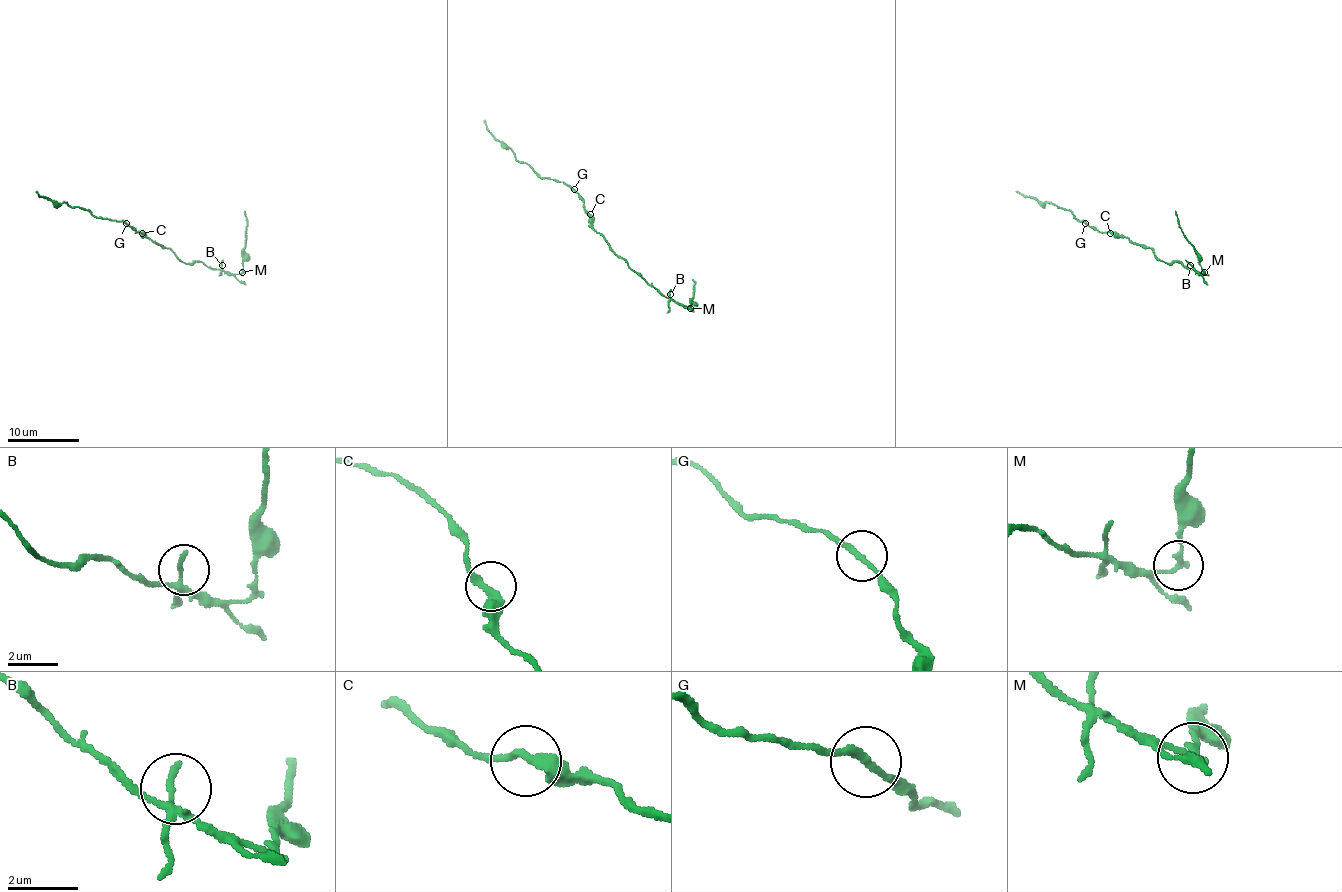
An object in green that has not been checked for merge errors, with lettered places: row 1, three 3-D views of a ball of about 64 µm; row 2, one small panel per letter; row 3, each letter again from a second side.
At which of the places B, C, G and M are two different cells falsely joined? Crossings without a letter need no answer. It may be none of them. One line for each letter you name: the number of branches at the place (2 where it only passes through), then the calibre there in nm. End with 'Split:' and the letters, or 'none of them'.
M: Branches: 2. Thickness 170 nm
Split: M

